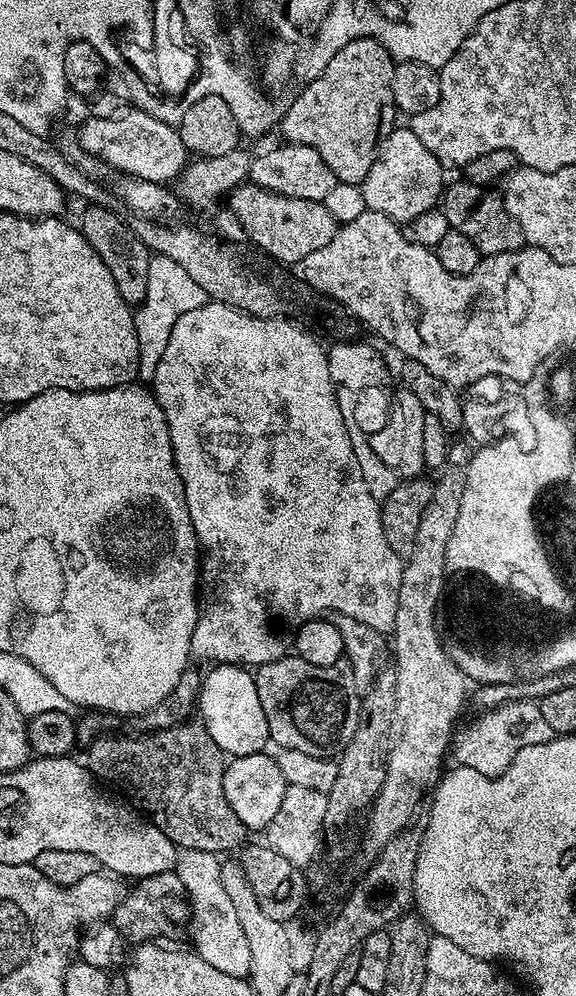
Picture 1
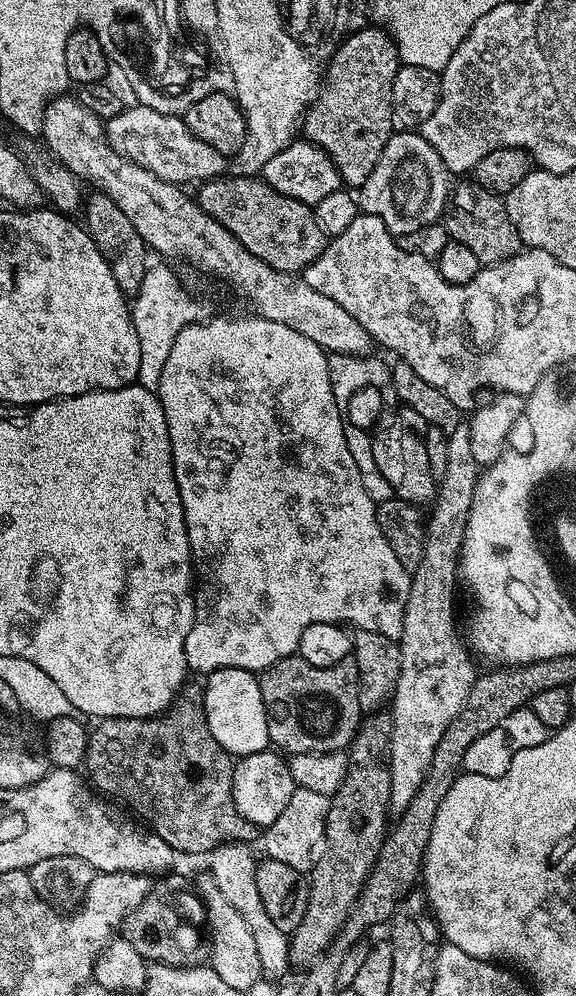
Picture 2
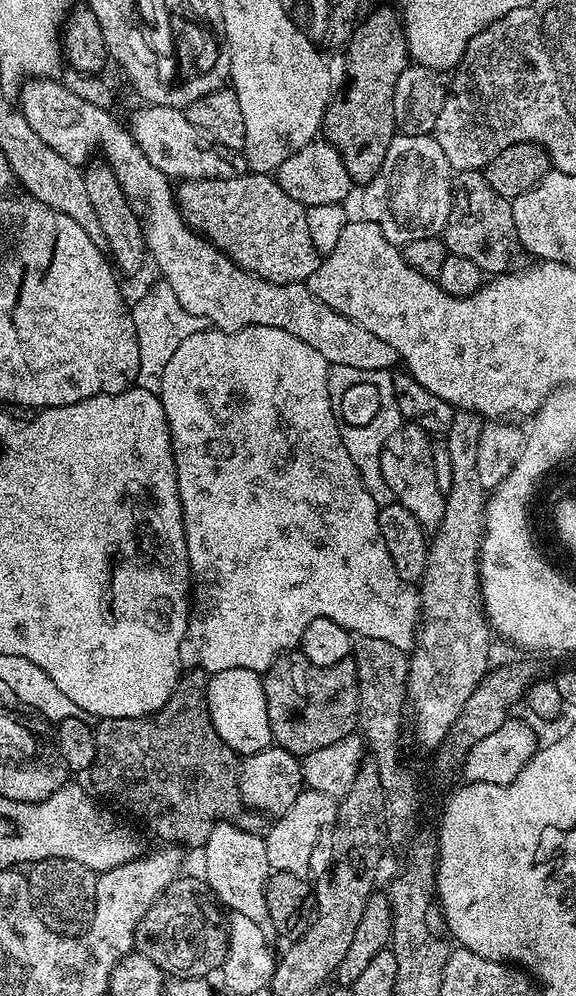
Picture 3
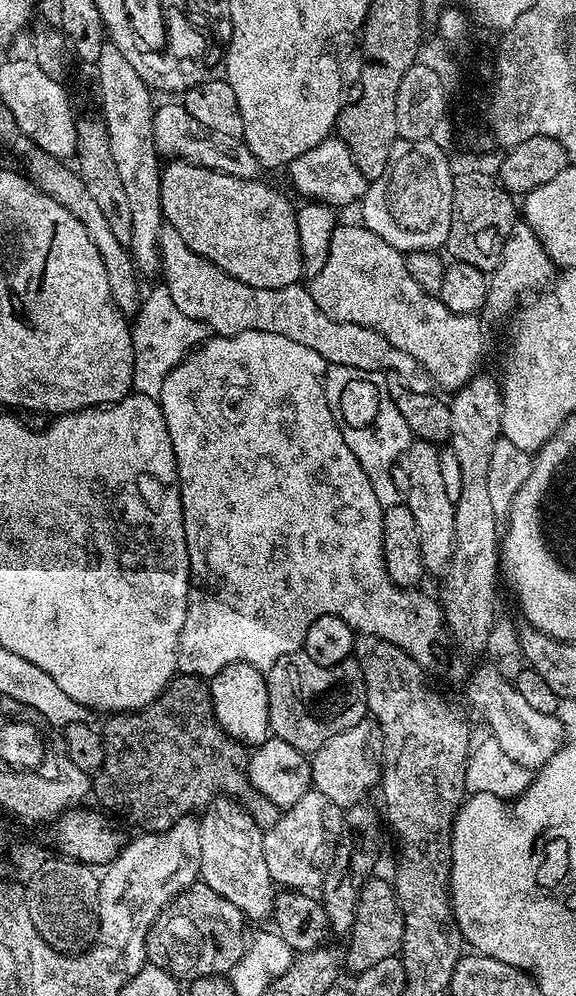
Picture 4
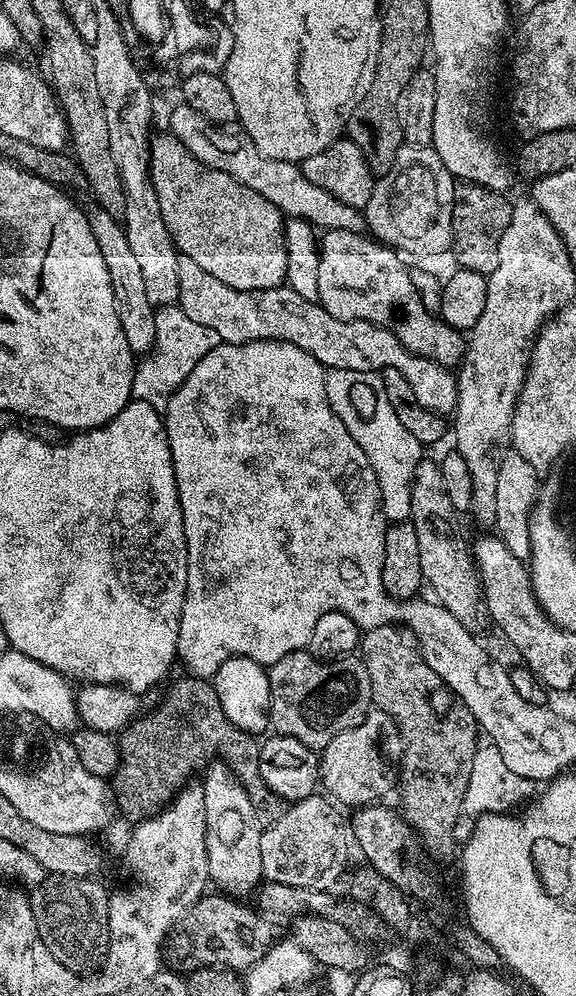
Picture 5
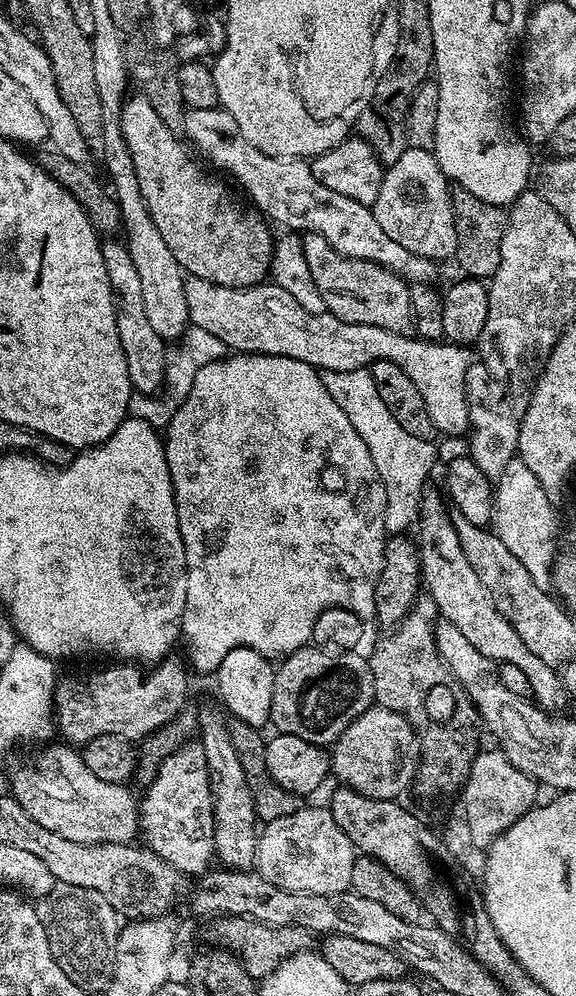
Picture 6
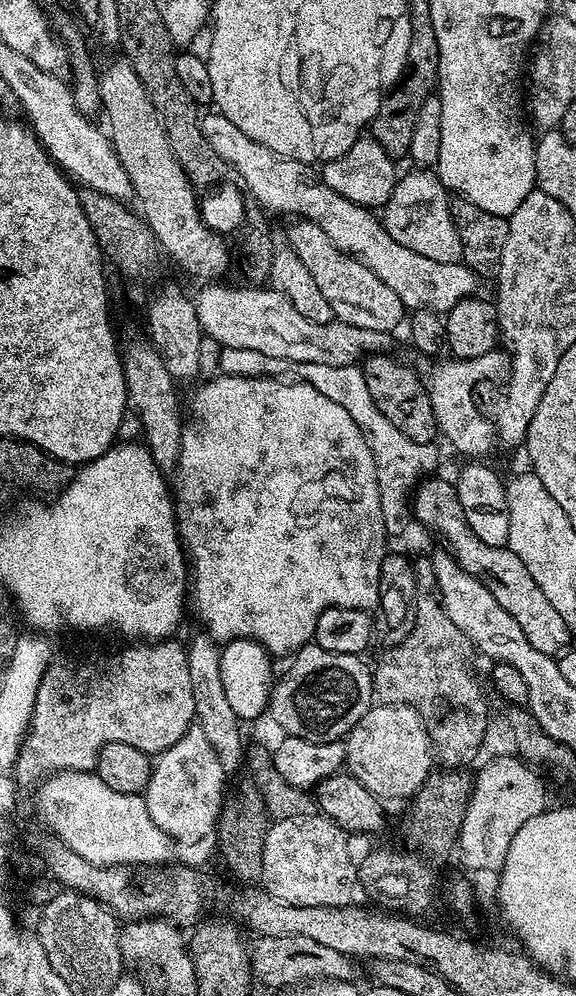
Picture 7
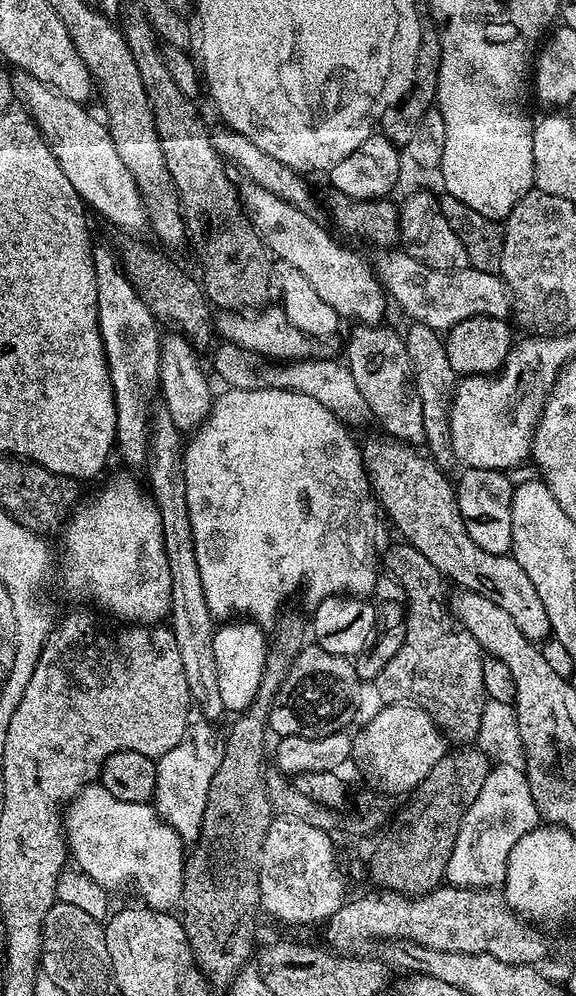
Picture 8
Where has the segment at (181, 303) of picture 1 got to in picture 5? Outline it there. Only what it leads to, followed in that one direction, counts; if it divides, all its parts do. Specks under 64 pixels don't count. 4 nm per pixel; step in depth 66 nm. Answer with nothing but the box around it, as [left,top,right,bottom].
[131,305,221,408]

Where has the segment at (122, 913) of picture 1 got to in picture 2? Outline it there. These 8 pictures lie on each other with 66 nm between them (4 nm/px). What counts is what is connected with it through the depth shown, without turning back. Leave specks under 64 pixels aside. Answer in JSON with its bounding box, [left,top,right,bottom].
[122,875,206,968]

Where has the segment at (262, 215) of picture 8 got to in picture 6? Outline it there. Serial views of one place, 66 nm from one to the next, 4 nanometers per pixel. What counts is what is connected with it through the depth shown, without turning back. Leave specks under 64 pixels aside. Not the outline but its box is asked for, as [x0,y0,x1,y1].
[303,232,413,333]

